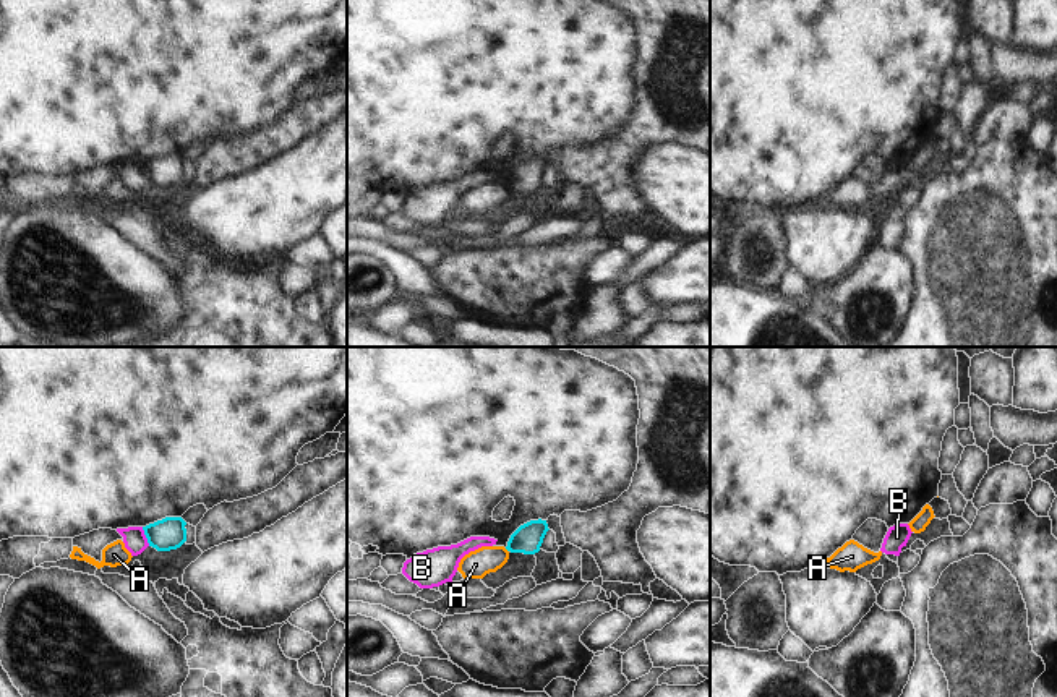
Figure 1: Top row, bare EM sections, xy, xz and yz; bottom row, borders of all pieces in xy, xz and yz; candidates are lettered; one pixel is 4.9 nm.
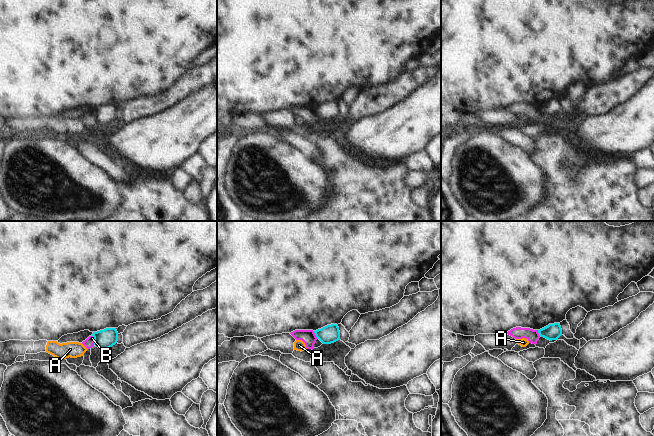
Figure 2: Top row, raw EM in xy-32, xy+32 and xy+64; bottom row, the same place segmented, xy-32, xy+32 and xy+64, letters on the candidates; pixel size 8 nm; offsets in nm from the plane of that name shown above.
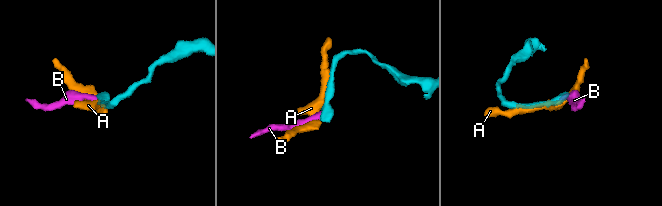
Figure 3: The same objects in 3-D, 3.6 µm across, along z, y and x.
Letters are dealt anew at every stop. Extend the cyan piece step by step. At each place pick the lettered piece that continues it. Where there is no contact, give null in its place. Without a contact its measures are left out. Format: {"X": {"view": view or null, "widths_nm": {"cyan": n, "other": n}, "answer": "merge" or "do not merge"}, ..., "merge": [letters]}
{"A": {"view": null, "answer": "do not merge"}, "B": {"view": "xy", "widths_nm": {"cyan": 160, "other": 120}, "answer": "do not merge"}, "merge": []}

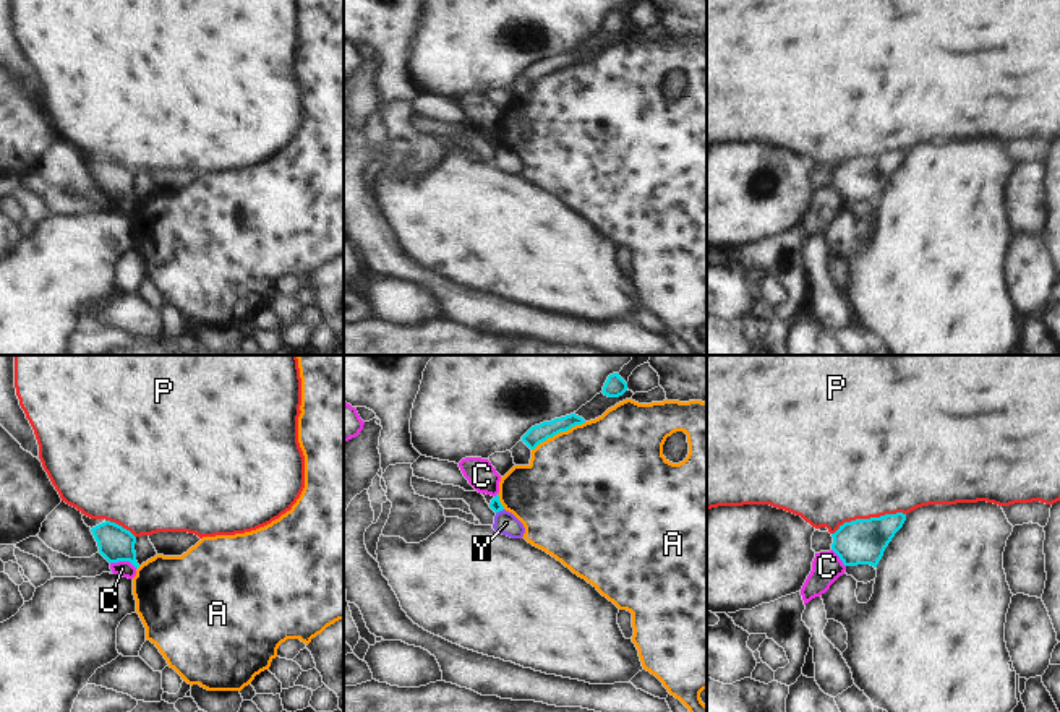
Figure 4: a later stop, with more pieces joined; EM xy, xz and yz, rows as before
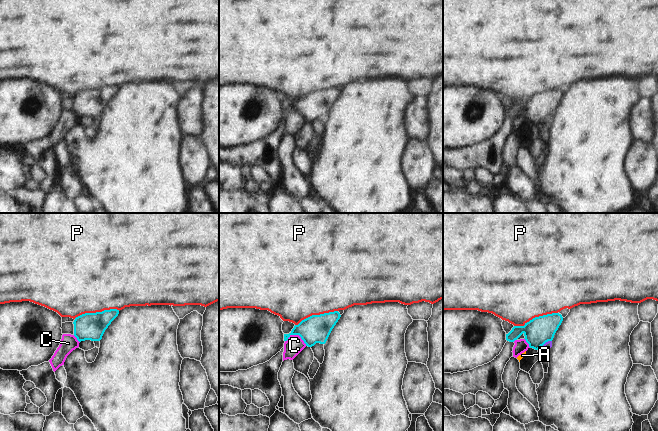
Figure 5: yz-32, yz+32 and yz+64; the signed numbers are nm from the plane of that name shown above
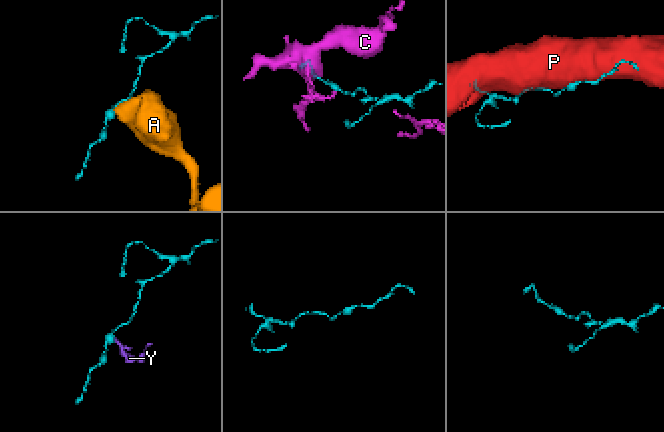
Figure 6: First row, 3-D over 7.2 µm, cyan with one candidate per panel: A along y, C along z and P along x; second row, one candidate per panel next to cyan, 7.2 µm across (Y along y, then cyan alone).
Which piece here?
{"A": {"view": "xz", "widths_nm": {"cyan": 90, "other": 480}, "answer": "do not merge"}, "C": {"view": "xy", "widths_nm": {"cyan": 180, "other": 80}, "answer": "do not merge"}, "P": {"view": "yz", "widths_nm": {"cyan": 220, "other": 480}, "answer": "do not merge"}, "Y": {"view": "xz", "widths_nm": {"cyan": 60, "other": 110}, "answer": "do not merge"}, "merge": []}

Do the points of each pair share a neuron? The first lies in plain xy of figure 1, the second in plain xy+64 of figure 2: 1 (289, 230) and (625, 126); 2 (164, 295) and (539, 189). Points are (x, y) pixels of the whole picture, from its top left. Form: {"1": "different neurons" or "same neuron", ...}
{"1": "same neuron", "2": "same neuron"}

